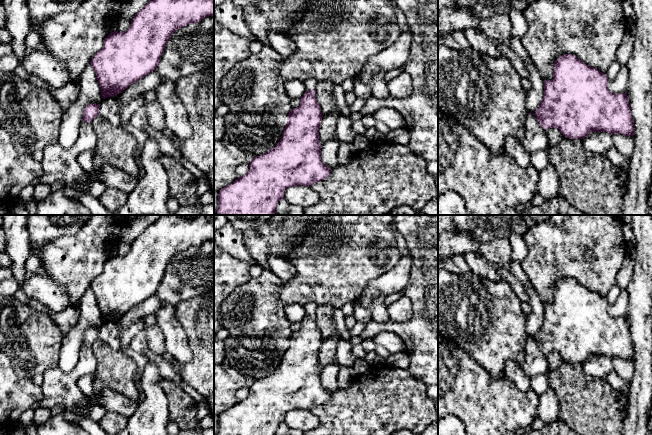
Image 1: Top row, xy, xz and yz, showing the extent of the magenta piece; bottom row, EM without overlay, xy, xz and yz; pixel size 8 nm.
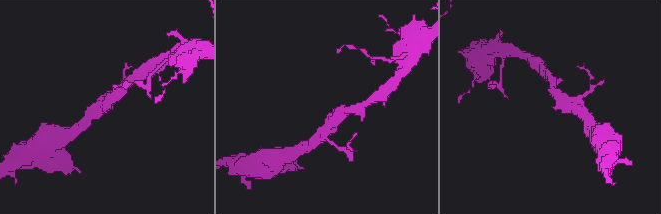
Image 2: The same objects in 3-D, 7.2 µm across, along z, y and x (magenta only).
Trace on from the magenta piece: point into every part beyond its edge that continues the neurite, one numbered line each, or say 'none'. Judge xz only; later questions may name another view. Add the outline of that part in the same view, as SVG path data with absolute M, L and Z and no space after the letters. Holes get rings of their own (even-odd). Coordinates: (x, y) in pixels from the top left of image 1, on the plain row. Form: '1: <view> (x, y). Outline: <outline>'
1: xz (311, 307). Outline: M309 302L307 304L304 305L305 311L306 311L306 315L309 314L316 314L317 313L317 307L318 305L314 302Z

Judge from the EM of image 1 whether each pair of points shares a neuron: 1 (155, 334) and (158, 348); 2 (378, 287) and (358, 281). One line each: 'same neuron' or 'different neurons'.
1: same neuron
2: different neurons

